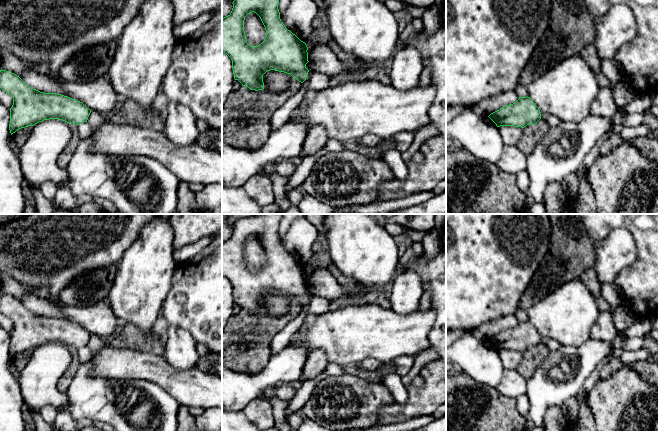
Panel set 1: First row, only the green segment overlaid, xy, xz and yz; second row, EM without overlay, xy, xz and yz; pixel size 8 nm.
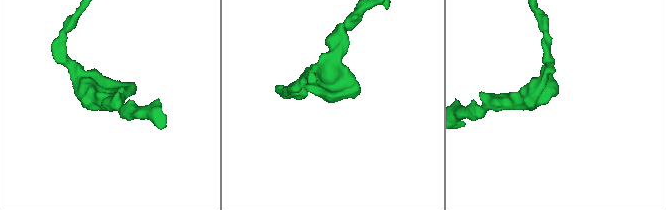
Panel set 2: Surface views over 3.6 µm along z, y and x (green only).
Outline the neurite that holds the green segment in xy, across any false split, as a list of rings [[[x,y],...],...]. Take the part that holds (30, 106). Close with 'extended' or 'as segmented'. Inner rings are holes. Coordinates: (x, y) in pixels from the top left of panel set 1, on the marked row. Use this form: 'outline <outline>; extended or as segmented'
outline [[[0,70],[0,88],[13,98],[9,124],[11,135],[21,128],[49,119],[79,125],[87,122],[91,113],[82,102],[61,94],[33,89],[10,71]]]; as segmented

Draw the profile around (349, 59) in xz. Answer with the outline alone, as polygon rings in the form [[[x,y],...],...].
[[[330,35],[327,36],[325,42],[341,62],[352,67],[353,72],[356,73],[366,69],[366,67],[361,65],[361,61],[357,57],[355,57],[353,54],[343,51]]]

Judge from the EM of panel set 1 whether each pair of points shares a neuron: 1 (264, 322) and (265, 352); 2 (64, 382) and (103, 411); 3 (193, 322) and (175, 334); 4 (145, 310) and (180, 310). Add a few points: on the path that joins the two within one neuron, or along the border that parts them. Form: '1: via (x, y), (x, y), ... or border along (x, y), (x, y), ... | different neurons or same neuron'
1: via (264, 329), (264, 345) | same neuron
2: border along (80, 365), (66, 389) | different neurons
3: border along (169, 324), (185, 329), (197, 342) | different neurons
4: border along (170, 289), (160, 310) | different neurons

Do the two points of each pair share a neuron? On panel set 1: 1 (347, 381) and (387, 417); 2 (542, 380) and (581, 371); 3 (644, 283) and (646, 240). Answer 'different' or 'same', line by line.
1: different
2: same
3: same

